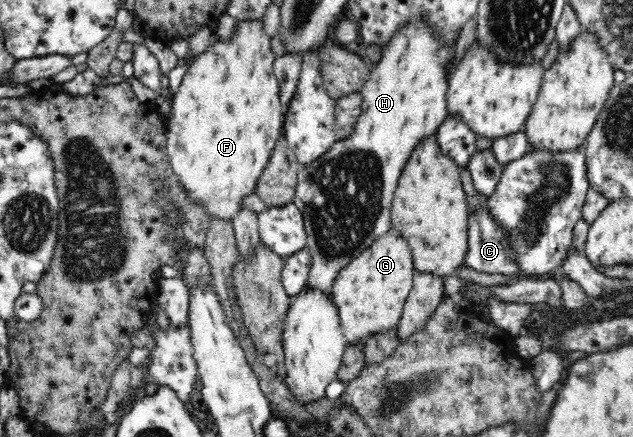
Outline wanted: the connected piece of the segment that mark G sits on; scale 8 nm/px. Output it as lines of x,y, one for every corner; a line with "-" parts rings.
393,228
341,267
330,288
347,345
364,343
371,334
385,332
398,324
415,271
409,243

